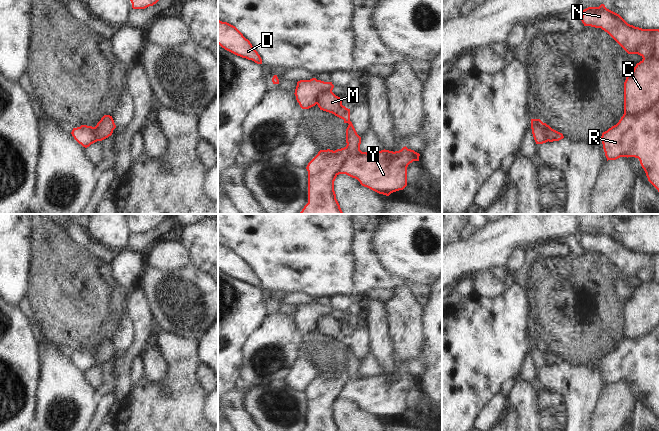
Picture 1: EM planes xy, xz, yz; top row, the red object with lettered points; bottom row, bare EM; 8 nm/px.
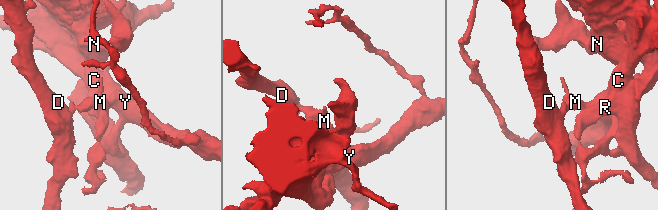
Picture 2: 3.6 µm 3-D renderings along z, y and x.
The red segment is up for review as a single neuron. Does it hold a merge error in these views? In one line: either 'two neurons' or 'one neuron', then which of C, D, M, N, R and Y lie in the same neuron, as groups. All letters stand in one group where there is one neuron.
two neurons; groups C M N R Y / D

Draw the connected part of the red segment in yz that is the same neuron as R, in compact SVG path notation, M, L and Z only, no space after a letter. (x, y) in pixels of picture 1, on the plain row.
M604 228L584 233L581 245L584 250L601 252L607 256L628 278L638 278L643 282L624 306L623 340L616 349L602 357L601 365L607 385L620 381L638 382L648 405L659 416L659 253L642 253L630 249L619 238L607 233Z

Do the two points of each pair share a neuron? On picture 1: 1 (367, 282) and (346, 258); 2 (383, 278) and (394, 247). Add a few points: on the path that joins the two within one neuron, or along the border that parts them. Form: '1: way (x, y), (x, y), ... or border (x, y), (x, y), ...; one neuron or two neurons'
1: border (353, 245), (357, 260), (354, 279), (356, 290); two neurons
2: border (375, 249), (381, 264), (406, 282); two neurons

